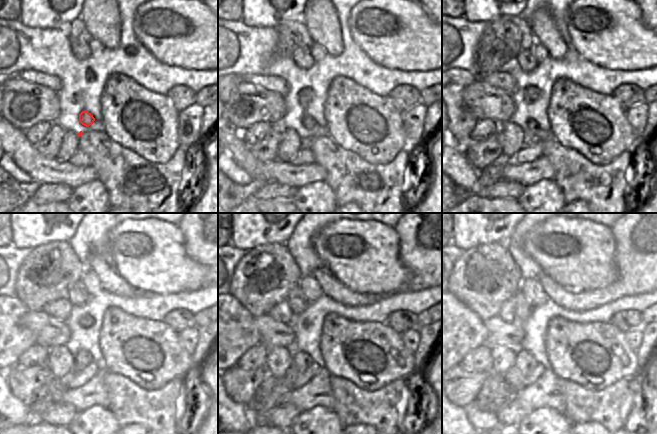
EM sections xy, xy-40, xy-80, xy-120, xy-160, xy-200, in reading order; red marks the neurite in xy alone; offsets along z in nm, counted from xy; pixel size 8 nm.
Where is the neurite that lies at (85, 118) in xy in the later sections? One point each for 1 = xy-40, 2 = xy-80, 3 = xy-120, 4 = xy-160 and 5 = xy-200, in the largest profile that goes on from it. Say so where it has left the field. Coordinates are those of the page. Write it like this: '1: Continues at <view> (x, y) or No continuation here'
1: Continues at xy-40 (309, 123)
2: Continues at xy-80 (532, 134)
3: Continues at xy-120 (82, 358)
4: Continues at xy-160 (301, 361)
5: Continues at xy-200 (524, 363).

